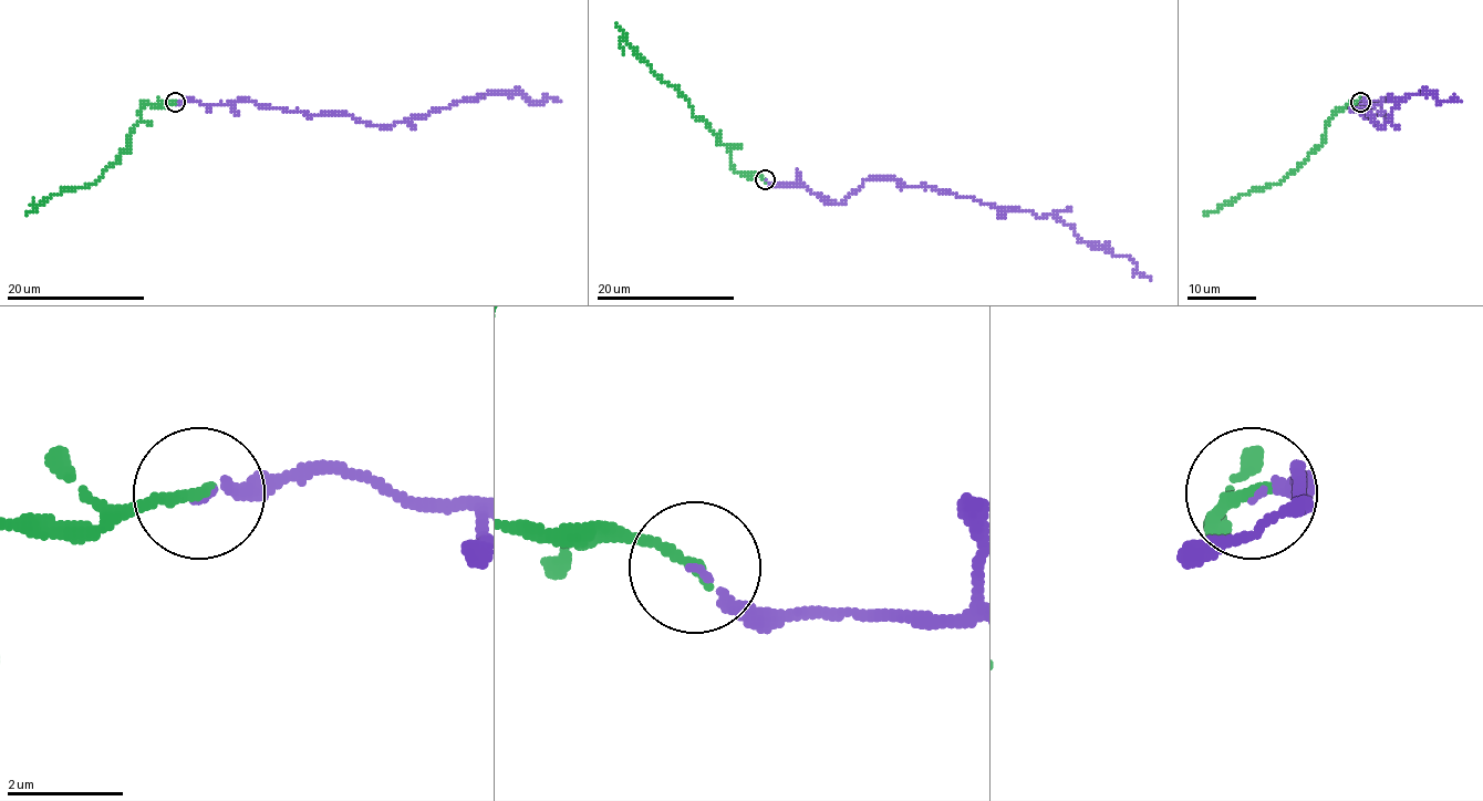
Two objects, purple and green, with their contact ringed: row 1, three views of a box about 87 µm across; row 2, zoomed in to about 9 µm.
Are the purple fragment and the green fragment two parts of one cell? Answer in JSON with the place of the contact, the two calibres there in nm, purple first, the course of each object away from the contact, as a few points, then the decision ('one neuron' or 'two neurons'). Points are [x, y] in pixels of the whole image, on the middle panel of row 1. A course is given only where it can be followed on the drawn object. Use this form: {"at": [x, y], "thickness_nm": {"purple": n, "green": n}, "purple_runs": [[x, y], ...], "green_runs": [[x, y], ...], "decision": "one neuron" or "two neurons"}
{"at": [765, 179], "thickness_nm": {"purple": 110, "green": 200}, "purple_runs": [[765, 178], [841, 203], [866, 180], [893, 177], [1056, 217], [1086, 242], [1127, 255], [1151, 279]], "green_runs": [[765, 178], [735, 169], [729, 149], [717, 142], [683, 95], [655, 73], [615, 24]], "decision": "one neuron"}

